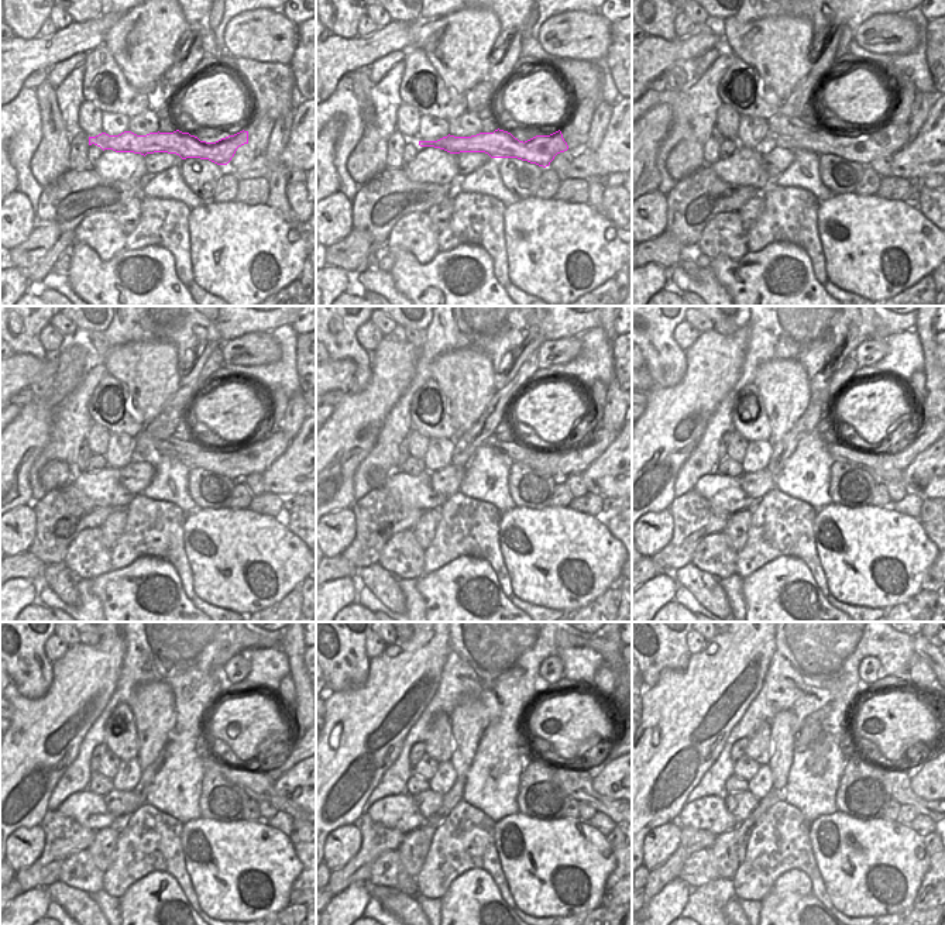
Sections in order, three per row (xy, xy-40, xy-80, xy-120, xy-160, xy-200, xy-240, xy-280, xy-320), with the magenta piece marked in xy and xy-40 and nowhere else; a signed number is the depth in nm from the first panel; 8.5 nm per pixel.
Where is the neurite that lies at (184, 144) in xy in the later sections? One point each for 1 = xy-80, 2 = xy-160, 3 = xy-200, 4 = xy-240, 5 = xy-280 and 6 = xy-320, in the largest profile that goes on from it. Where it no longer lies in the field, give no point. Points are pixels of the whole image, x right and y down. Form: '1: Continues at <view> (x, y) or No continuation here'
1: Continues at xy-80 (885, 141)
2: Continues at xy-160 (574, 457)
3: Continues at xy-200 (900, 457)
4: Continues at xy-240 (287, 760)
5: Continues at xy-280 (594, 770)
6: Continues at xy-320 (914, 767)

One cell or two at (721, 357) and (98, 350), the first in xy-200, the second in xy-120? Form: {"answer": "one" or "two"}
{"answer": "two"}

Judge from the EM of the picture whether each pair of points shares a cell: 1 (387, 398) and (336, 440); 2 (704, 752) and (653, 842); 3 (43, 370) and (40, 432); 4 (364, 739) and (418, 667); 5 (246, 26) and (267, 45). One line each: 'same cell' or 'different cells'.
1: same cell
2: different cells
3: different cells
4: same cell
5: same cell

